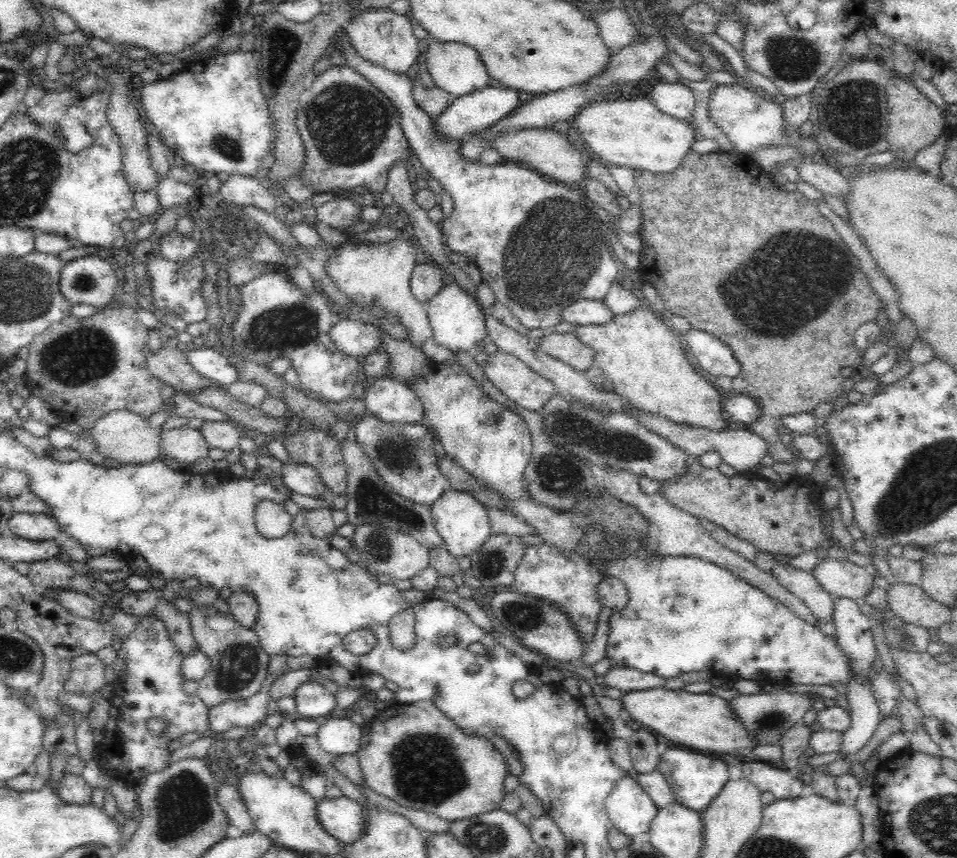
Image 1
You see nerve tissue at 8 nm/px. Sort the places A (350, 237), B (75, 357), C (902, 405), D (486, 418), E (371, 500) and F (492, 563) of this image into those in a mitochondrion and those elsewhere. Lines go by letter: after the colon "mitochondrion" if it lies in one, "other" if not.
A: other
B: mitochondrion
C: other
D: mitochondrion
E: mitochondrion
F: mitochondrion

